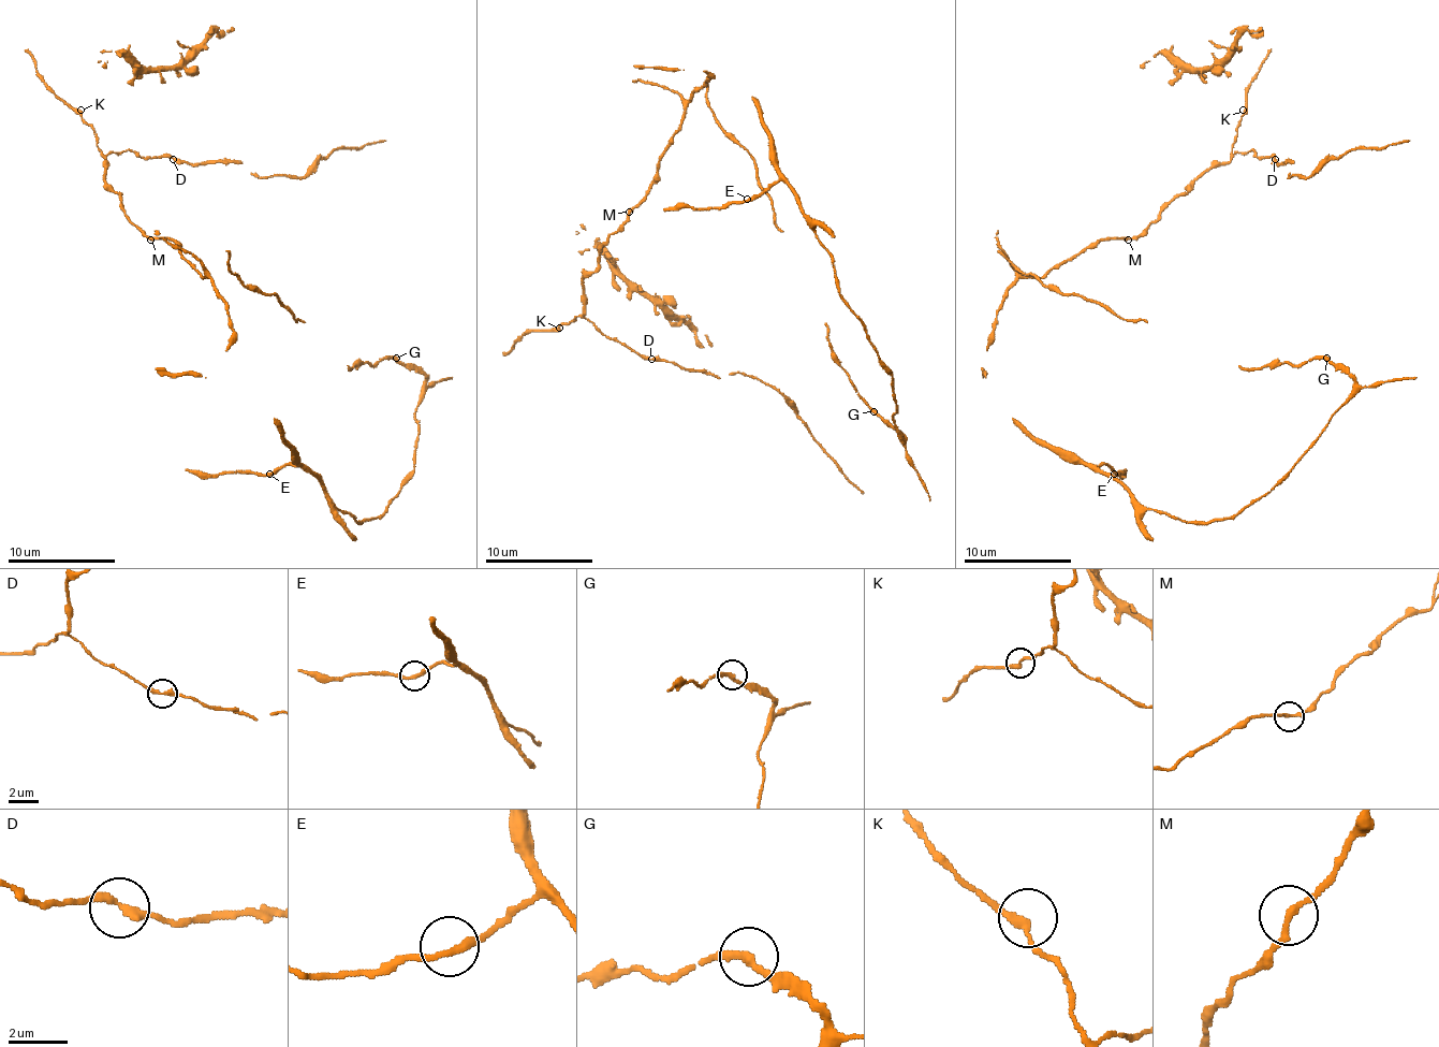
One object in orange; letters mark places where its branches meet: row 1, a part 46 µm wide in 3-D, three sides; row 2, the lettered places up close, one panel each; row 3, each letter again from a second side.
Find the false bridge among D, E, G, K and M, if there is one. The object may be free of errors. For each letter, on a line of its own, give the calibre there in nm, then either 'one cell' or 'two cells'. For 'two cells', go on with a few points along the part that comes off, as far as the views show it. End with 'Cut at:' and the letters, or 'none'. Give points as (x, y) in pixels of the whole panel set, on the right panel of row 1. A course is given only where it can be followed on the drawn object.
D: 240 nm thick; one cell
E: 240 nm thick; one cell
G: 200 nm thick; one cell
K: 240 nm thick; one cell
M: 220 nm thick; one cell
Cut at: none

